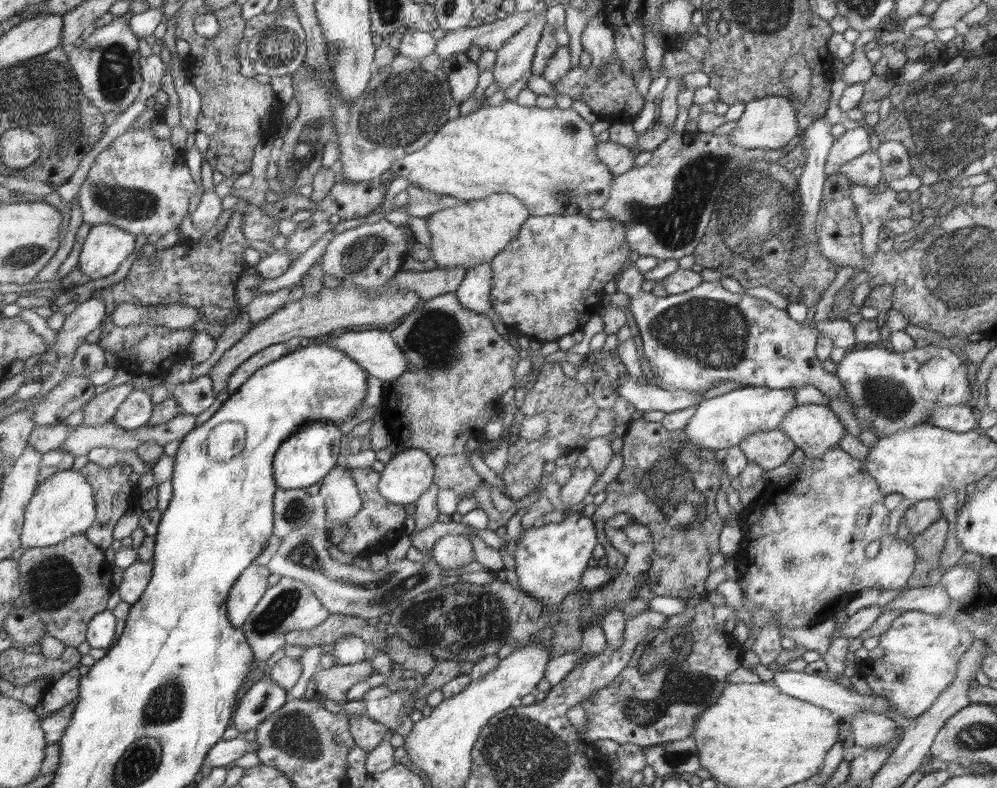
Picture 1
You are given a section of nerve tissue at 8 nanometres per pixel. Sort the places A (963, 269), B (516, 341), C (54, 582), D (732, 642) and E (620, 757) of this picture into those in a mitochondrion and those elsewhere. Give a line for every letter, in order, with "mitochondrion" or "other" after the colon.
A: mitochondrion
B: other
C: mitochondrion
D: other
E: other

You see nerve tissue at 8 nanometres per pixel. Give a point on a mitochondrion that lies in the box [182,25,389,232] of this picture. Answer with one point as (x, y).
(308, 138)

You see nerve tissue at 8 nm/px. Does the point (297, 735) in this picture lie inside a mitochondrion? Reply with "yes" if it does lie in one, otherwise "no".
yes

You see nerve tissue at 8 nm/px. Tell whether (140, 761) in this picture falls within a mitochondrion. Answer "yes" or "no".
yes

